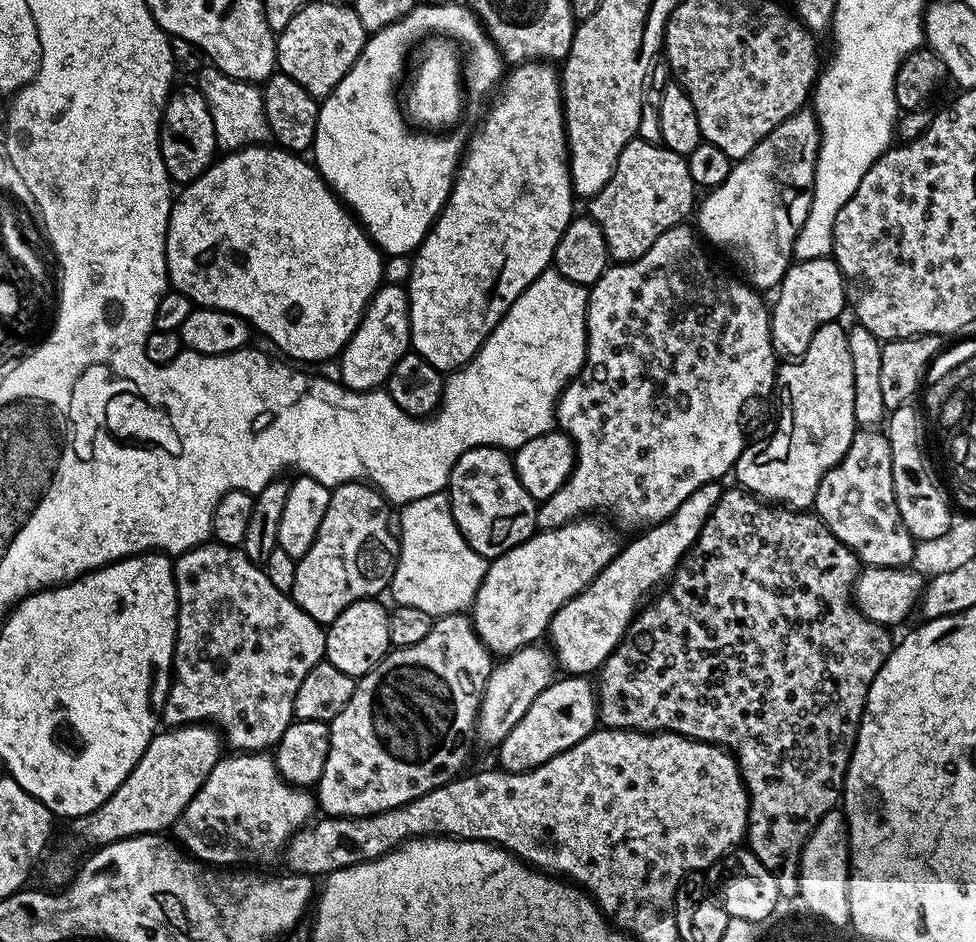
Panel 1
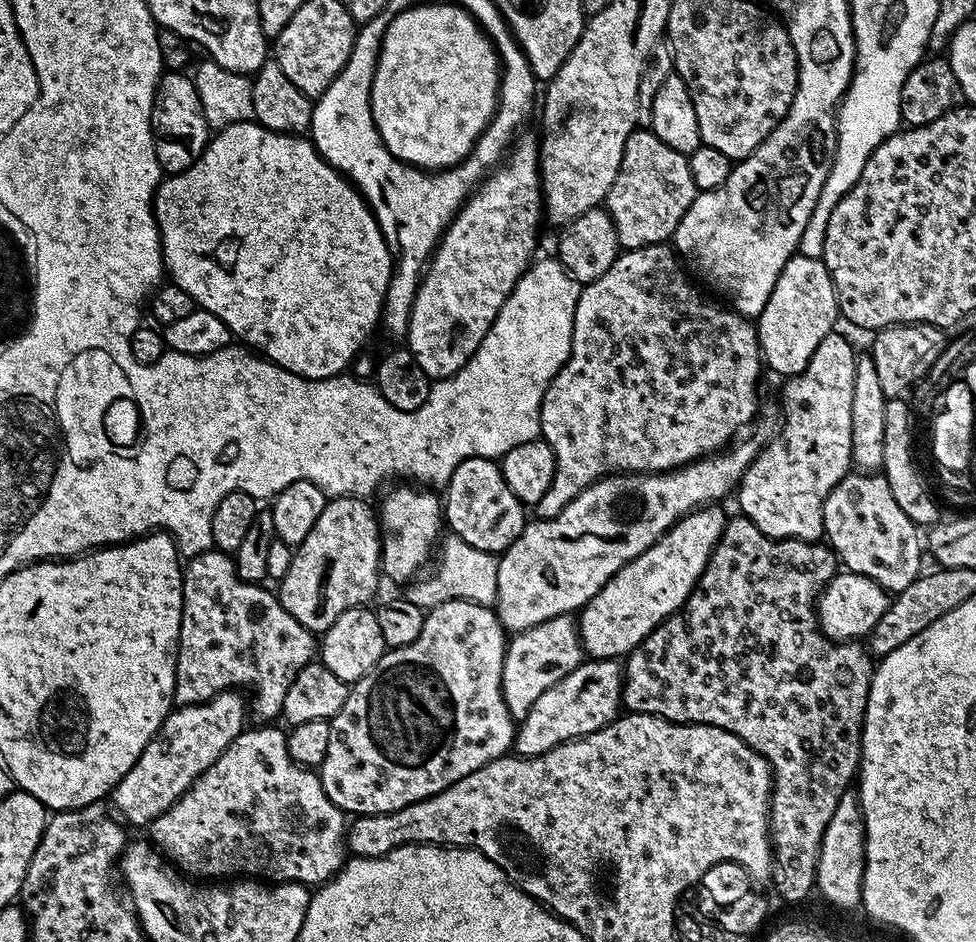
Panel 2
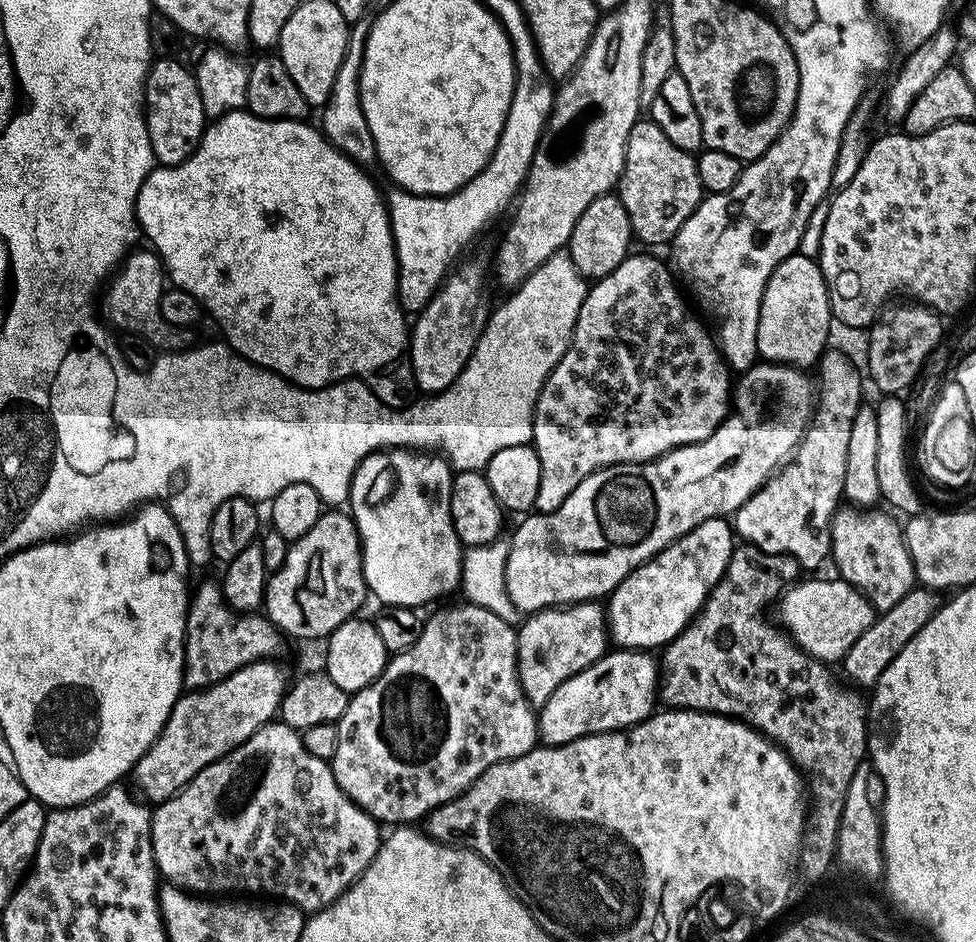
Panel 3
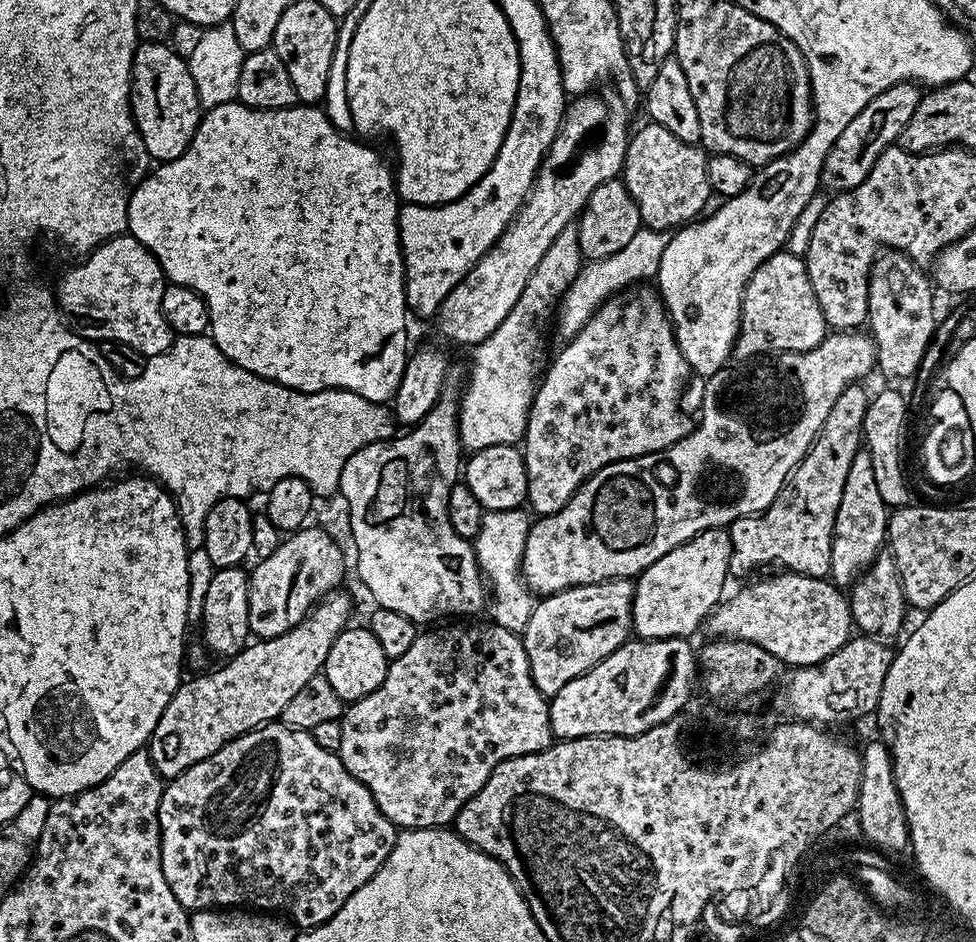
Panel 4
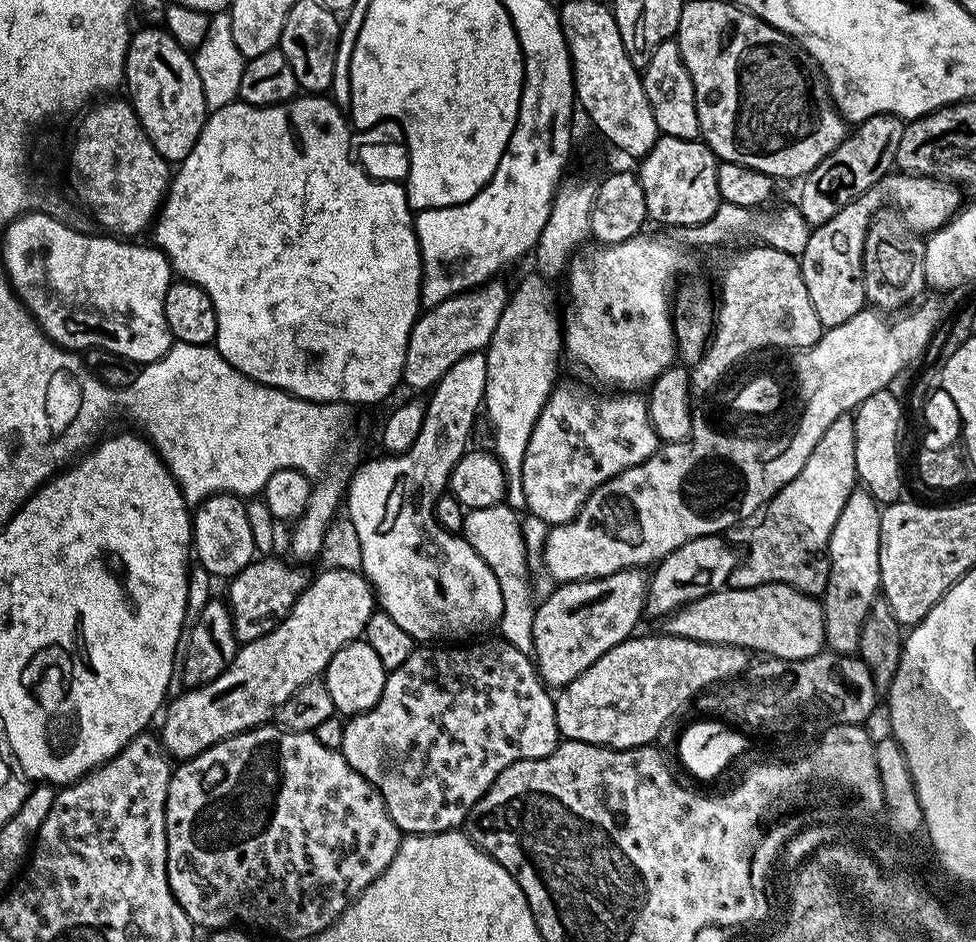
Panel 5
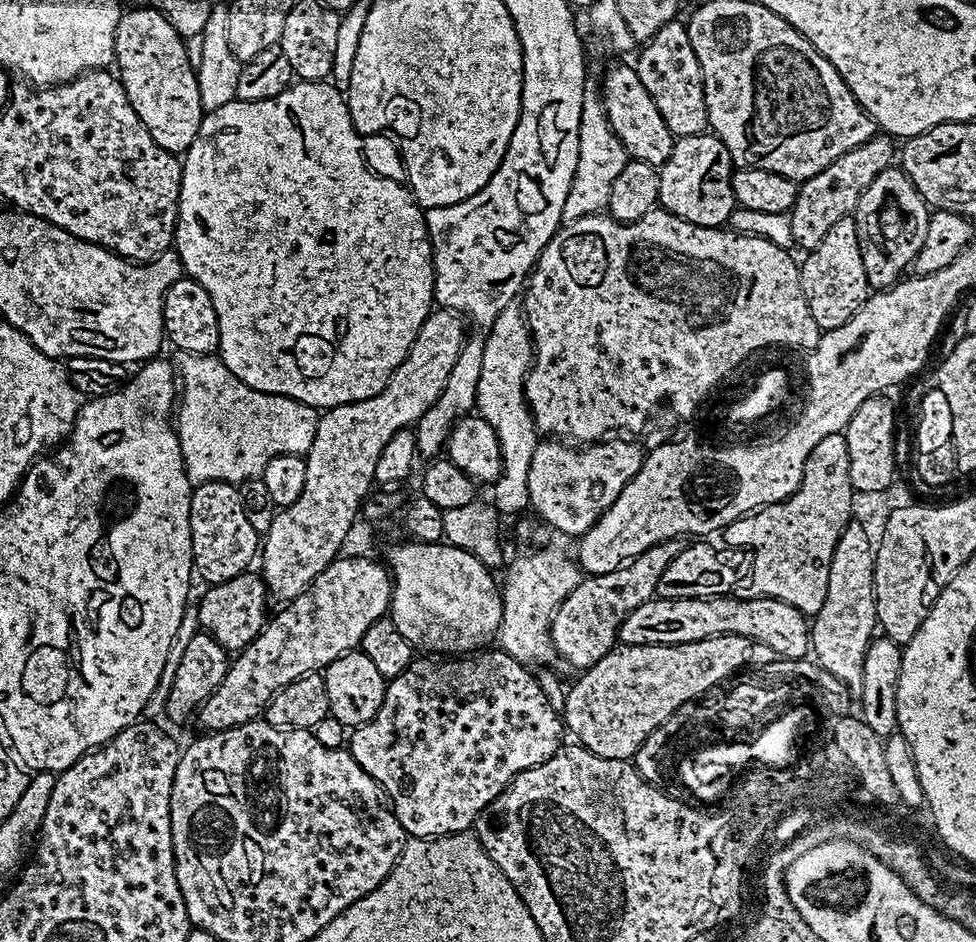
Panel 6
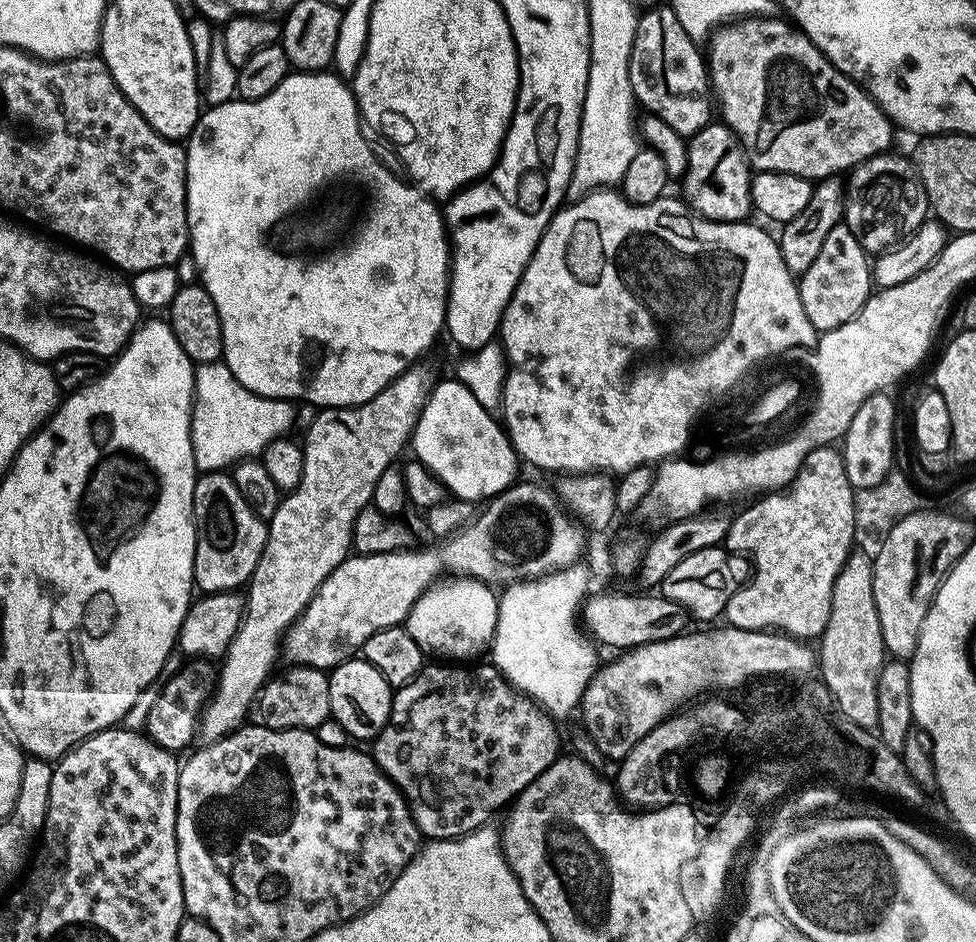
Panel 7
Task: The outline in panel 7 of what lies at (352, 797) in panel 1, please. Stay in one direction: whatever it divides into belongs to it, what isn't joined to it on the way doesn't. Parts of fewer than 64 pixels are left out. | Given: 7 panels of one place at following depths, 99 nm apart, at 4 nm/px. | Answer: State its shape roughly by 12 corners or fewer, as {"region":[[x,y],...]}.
{"region":[[425,663],[370,748],[455,840],[558,759],[495,664]]}

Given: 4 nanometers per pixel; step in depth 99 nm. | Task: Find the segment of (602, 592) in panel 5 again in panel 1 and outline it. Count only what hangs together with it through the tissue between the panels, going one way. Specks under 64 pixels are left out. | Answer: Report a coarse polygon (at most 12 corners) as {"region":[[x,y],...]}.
{"region":[[539,643],[484,678],[475,739],[498,746],[557,679]]}

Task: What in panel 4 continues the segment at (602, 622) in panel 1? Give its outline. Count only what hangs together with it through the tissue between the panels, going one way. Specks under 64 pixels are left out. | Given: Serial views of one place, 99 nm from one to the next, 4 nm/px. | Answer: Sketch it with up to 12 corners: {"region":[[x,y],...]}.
{"region":[[707,528],[635,577],[641,640],[691,637],[721,603],[732,540]]}

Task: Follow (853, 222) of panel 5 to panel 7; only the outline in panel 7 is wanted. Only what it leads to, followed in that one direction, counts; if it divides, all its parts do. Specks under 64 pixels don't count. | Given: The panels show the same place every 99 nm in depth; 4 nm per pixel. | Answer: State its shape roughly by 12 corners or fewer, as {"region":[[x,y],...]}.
{"region":[[847,224],[799,277],[817,333],[854,319],[874,291]]}

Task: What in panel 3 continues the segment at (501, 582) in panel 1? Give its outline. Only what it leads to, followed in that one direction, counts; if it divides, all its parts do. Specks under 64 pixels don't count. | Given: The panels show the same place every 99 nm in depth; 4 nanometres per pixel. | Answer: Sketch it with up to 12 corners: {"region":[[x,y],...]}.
{"region":[[757,362],[700,444],[599,468],[510,536],[522,614],[607,597],[791,457],[809,373]]}

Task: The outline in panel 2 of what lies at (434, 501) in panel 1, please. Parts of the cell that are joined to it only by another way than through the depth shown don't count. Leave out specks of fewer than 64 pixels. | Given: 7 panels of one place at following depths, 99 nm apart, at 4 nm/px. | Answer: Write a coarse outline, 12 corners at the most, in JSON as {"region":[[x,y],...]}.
{"region":[[448,534],[432,577],[404,598],[431,610],[443,601],[496,601],[498,558]]}

